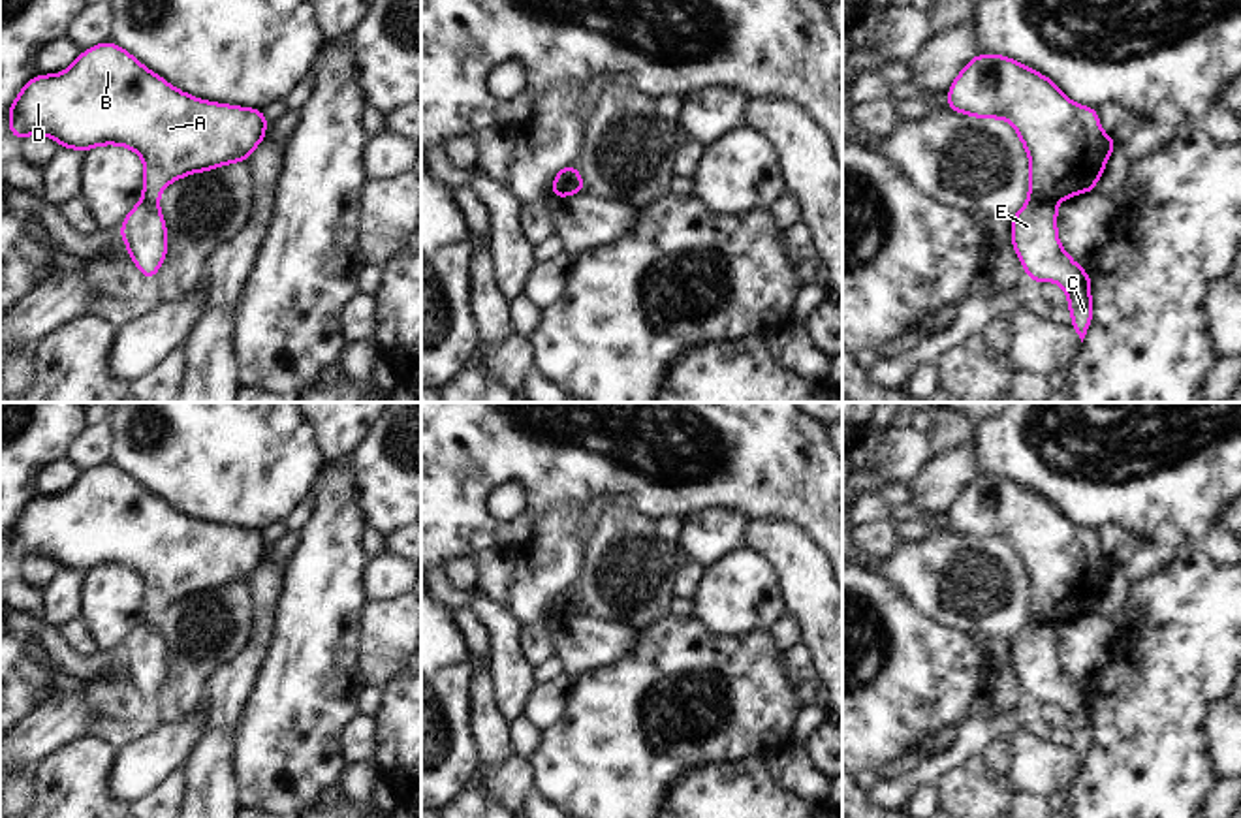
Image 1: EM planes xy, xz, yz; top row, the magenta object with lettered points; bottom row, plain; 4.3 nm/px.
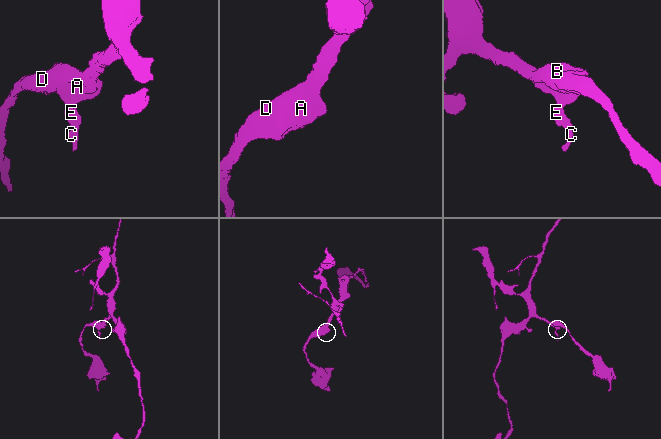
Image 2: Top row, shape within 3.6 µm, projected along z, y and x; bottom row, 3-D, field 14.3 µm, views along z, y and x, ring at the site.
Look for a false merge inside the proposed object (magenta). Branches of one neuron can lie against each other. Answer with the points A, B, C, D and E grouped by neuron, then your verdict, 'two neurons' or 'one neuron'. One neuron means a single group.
groups A B D / C E; two neurons

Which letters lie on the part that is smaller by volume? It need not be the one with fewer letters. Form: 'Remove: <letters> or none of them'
Remove: C, E

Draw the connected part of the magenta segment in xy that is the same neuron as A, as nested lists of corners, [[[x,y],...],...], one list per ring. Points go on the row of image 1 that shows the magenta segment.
[[[111,41],[83,51],[64,73],[30,79],[8,113],[9,134],[19,139],[43,134],[83,152],[96,145],[132,149],[145,162],[143,201],[149,205],[177,179],[244,162],[267,130],[263,111],[188,96]]]

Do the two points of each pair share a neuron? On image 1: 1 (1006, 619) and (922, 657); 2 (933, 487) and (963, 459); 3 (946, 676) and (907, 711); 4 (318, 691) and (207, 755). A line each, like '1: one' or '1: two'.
1: two
2: one
3: one
4: two

